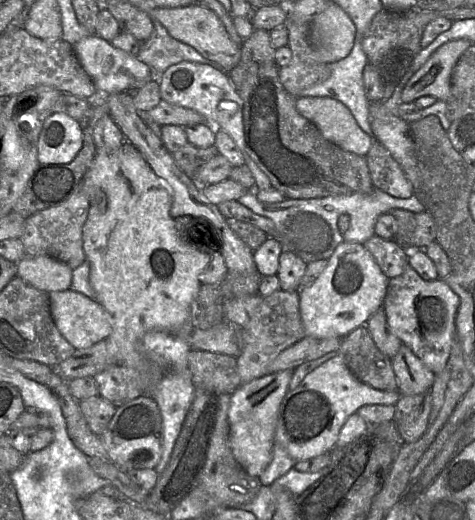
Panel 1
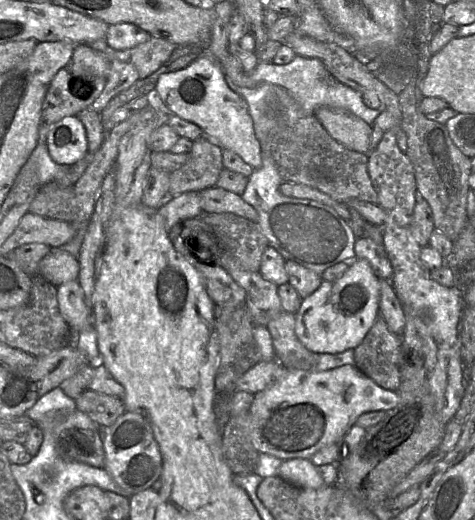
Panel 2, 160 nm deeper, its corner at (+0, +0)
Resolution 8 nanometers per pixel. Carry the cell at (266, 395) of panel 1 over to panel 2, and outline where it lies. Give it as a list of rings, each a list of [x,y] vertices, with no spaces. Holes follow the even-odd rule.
[[[355,258],[345,273],[336,280],[323,280],[319,288],[301,300],[295,313],[295,334],[301,344],[312,353],[335,354],[354,349],[361,343],[379,314],[379,278],[364,259]]]

